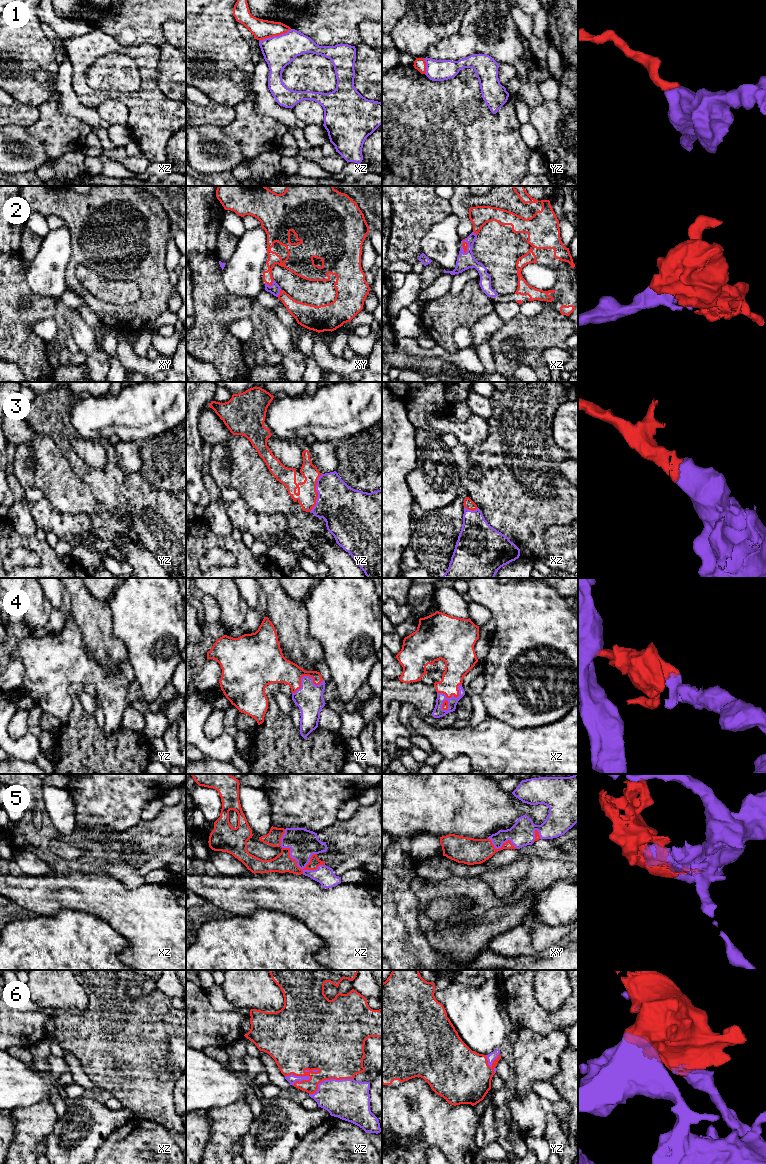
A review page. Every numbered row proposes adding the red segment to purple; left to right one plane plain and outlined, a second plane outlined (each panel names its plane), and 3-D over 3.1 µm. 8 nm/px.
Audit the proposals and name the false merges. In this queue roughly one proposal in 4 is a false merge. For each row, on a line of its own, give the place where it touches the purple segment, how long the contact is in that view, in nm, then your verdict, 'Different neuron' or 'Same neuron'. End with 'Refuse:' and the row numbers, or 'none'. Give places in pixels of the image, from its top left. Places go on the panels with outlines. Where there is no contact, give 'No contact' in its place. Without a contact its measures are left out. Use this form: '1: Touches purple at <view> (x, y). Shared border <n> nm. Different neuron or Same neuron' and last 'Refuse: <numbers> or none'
1: Touches purple at xz (275, 36). Shared border 280 nm. Different neuron
2: Touches purple at xy (271, 285). Shared border 80 nm. Same neuron
3: Touches purple at yz (317, 492). Shared border 320 nm. Same neuron
4: Touches purple at xz (452, 696). Shared border 260 nm. Same neuron
5: Touches purple at xz (299, 867). Shared border 380 nm. Same neuron
6: Touches purple at xz (330, 1079). Shared border 380 nm. Same neuron
Refuse: 1

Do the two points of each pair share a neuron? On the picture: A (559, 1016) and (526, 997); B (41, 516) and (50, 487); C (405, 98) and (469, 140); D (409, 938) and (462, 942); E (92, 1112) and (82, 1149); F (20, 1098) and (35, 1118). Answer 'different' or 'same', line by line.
A: same
B: different
C: same
D: different
E: same
F: different

